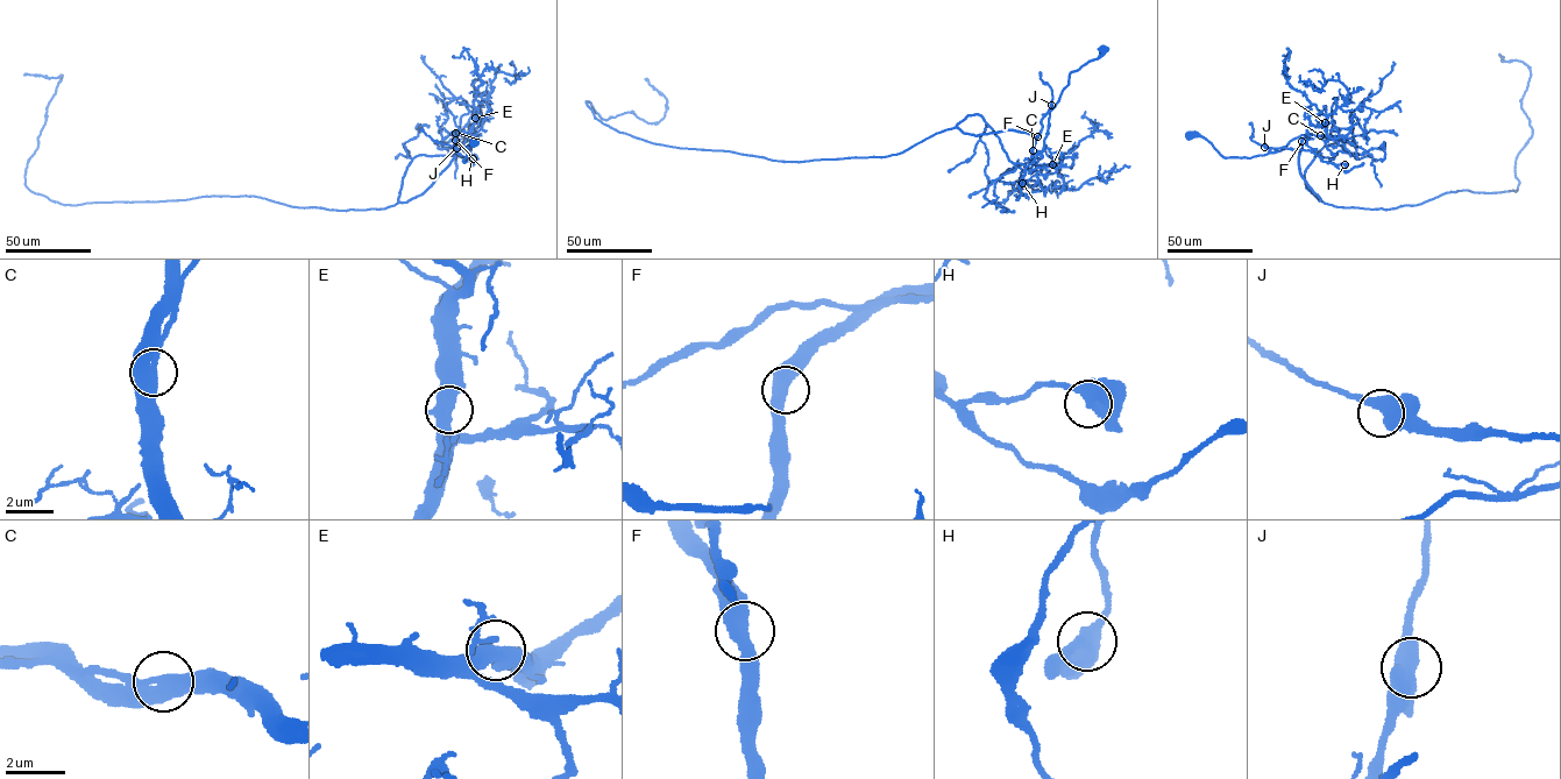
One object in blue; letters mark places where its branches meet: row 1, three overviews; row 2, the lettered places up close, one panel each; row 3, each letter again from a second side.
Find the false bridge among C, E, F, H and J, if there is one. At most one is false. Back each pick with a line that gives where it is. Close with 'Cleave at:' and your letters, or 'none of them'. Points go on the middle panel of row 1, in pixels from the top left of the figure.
Cleave at: none of them

